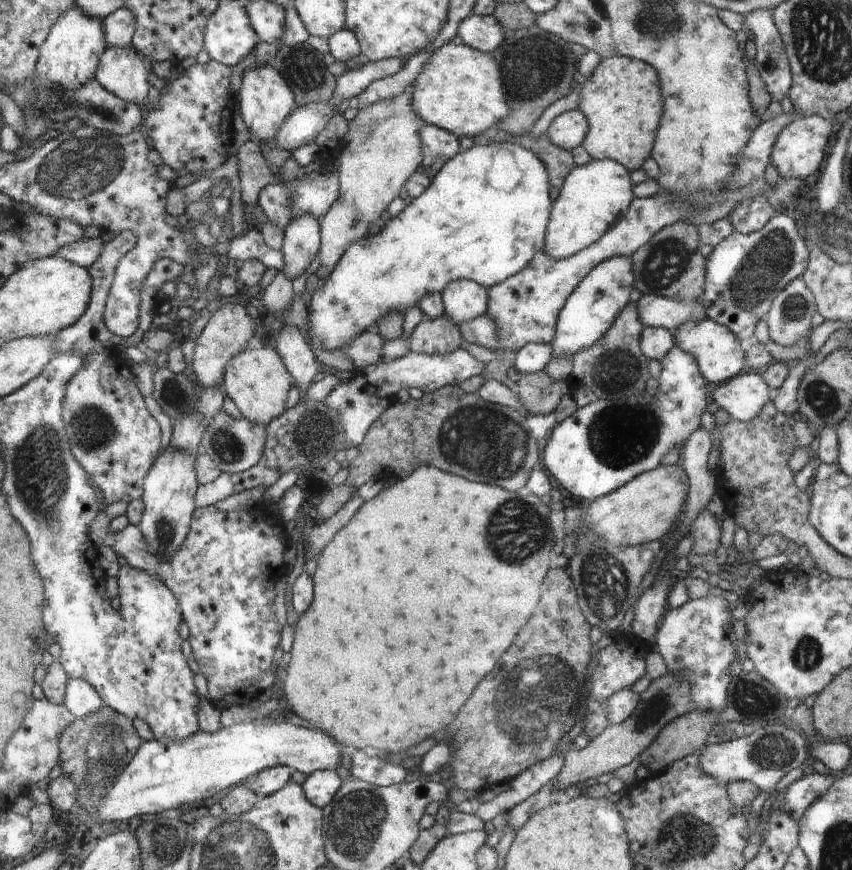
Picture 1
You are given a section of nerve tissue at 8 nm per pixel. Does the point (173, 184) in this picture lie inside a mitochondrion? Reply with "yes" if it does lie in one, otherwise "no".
no

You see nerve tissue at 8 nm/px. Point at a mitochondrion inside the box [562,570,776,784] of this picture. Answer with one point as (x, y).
(660, 703)

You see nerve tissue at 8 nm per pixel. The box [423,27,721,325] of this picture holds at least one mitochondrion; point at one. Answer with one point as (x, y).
(534, 65)

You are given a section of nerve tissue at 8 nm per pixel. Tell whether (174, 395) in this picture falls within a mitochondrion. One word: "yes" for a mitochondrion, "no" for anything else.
yes

